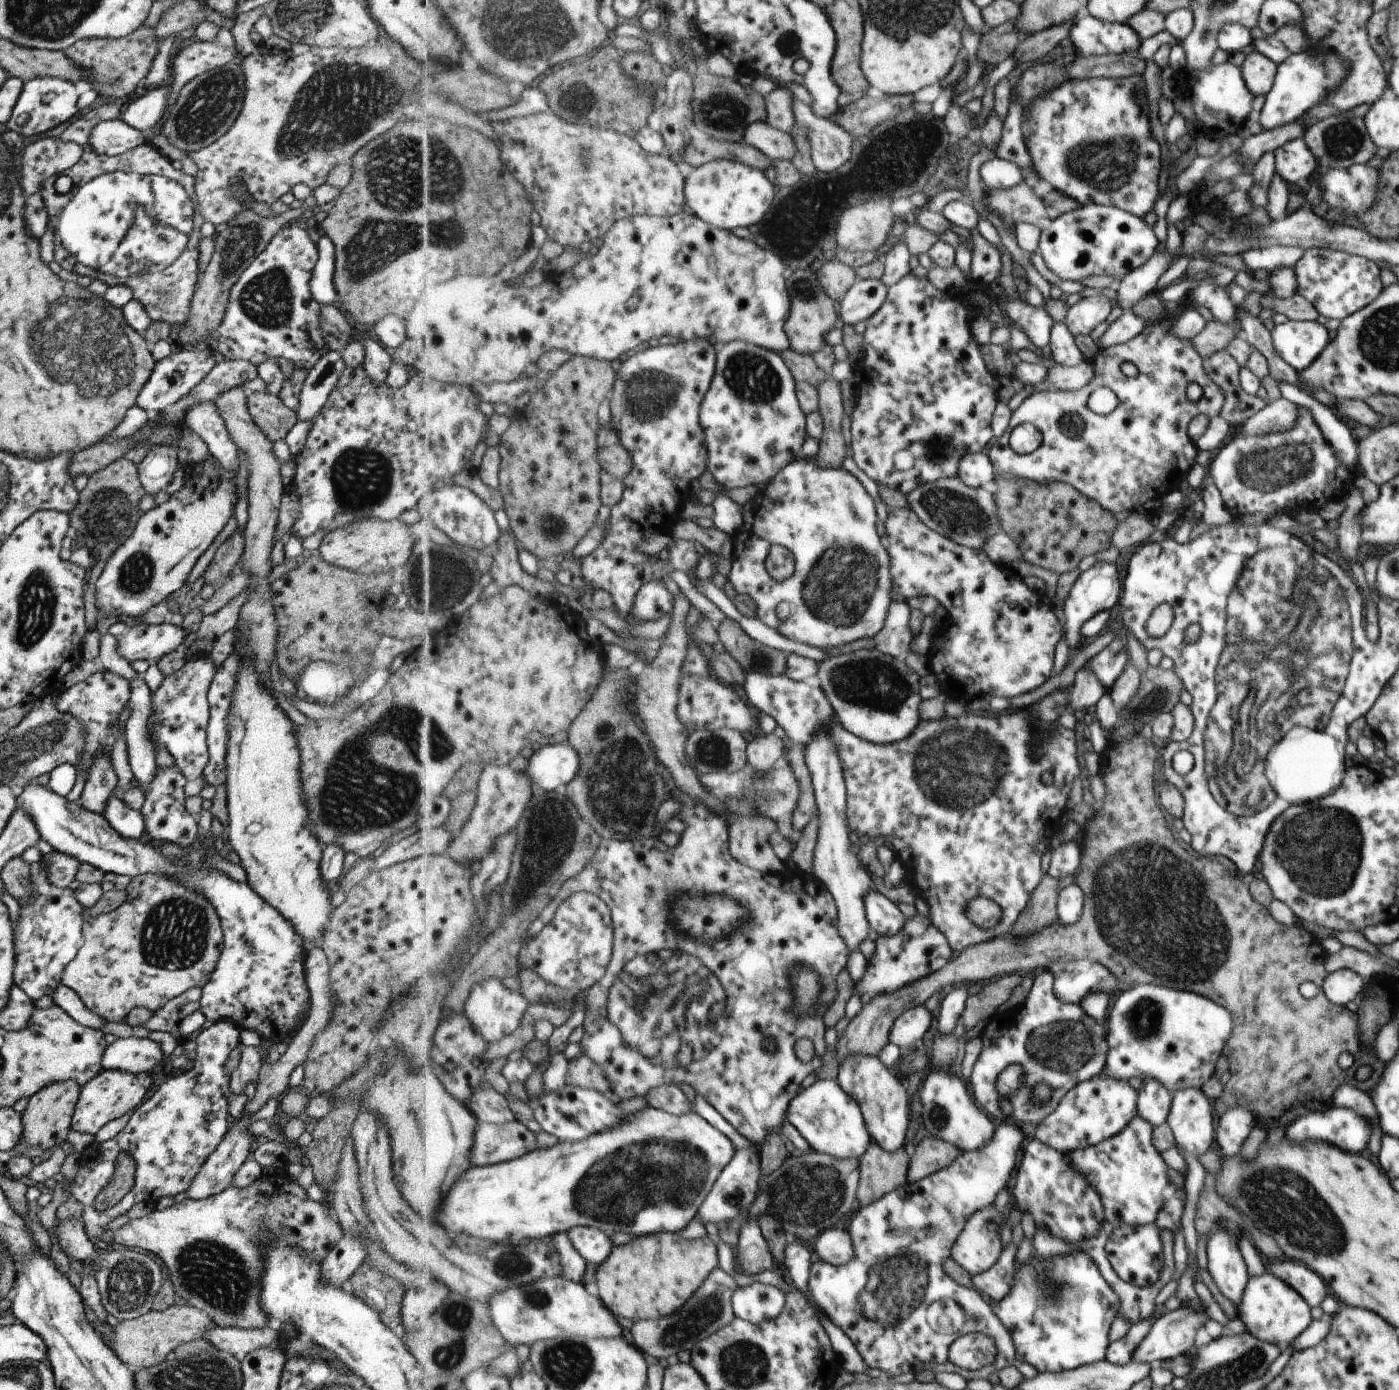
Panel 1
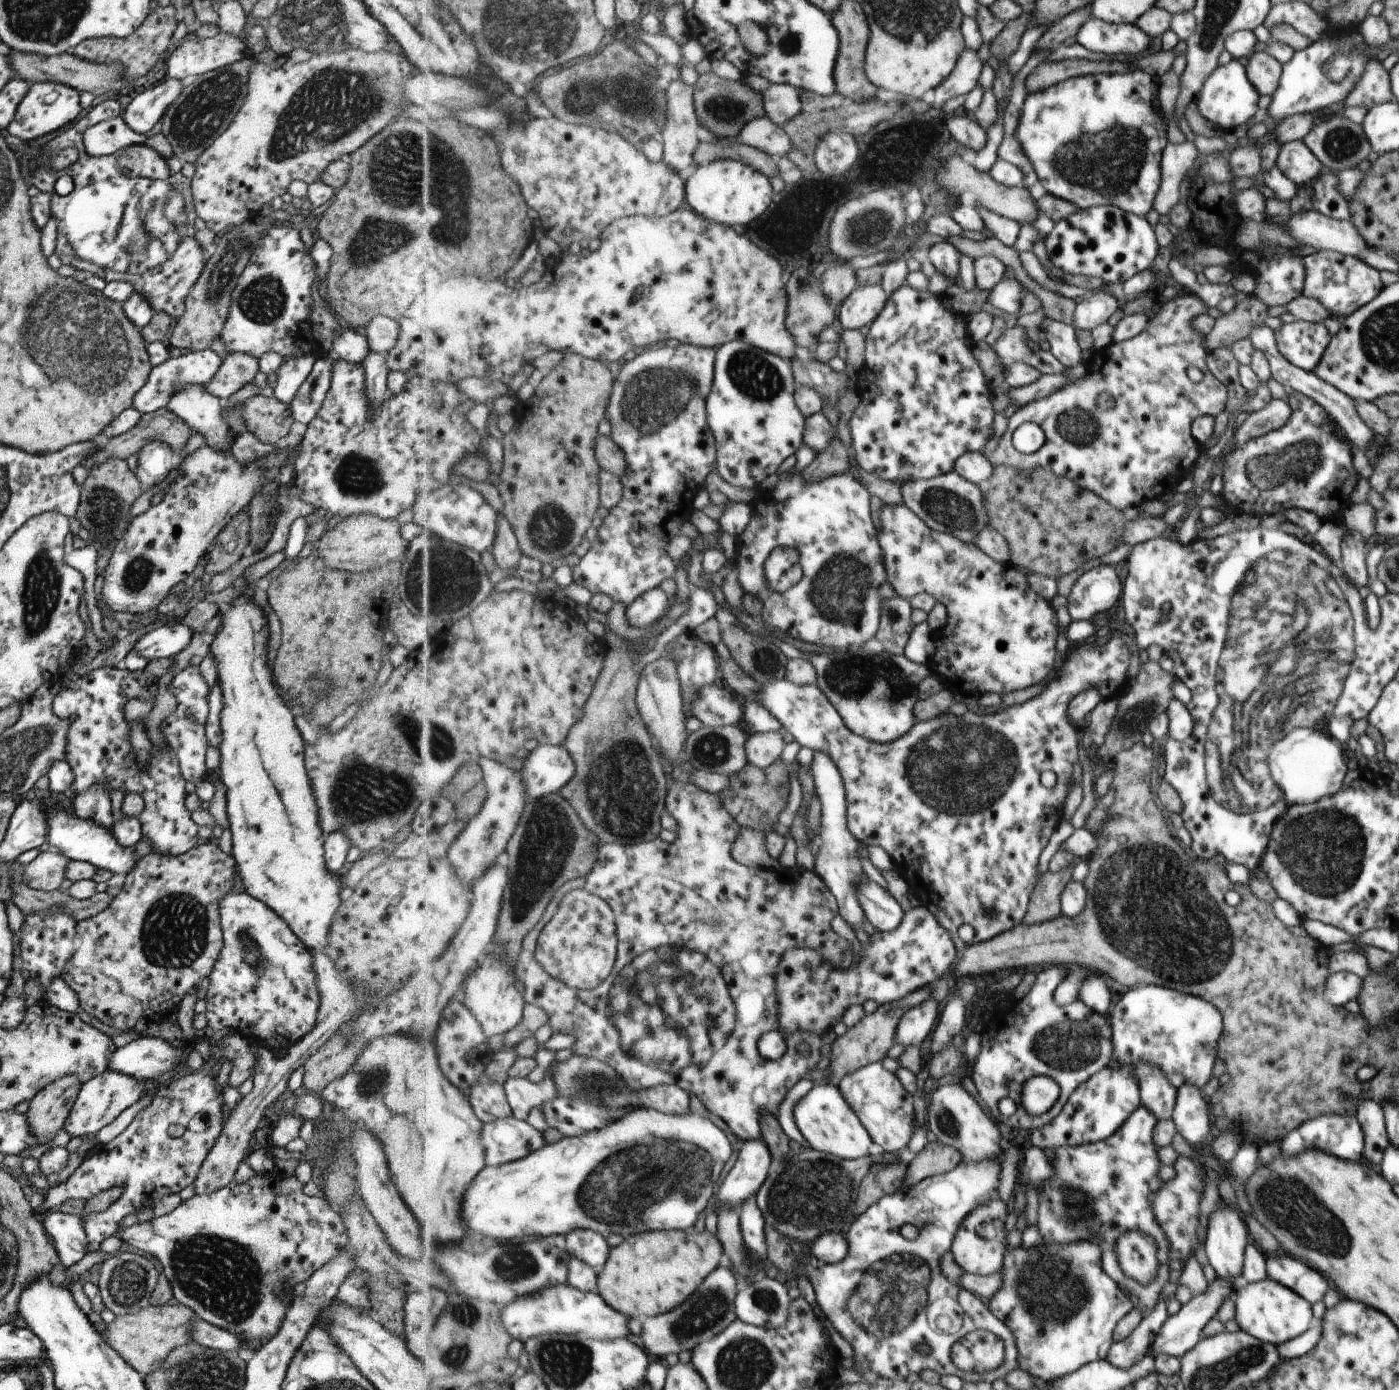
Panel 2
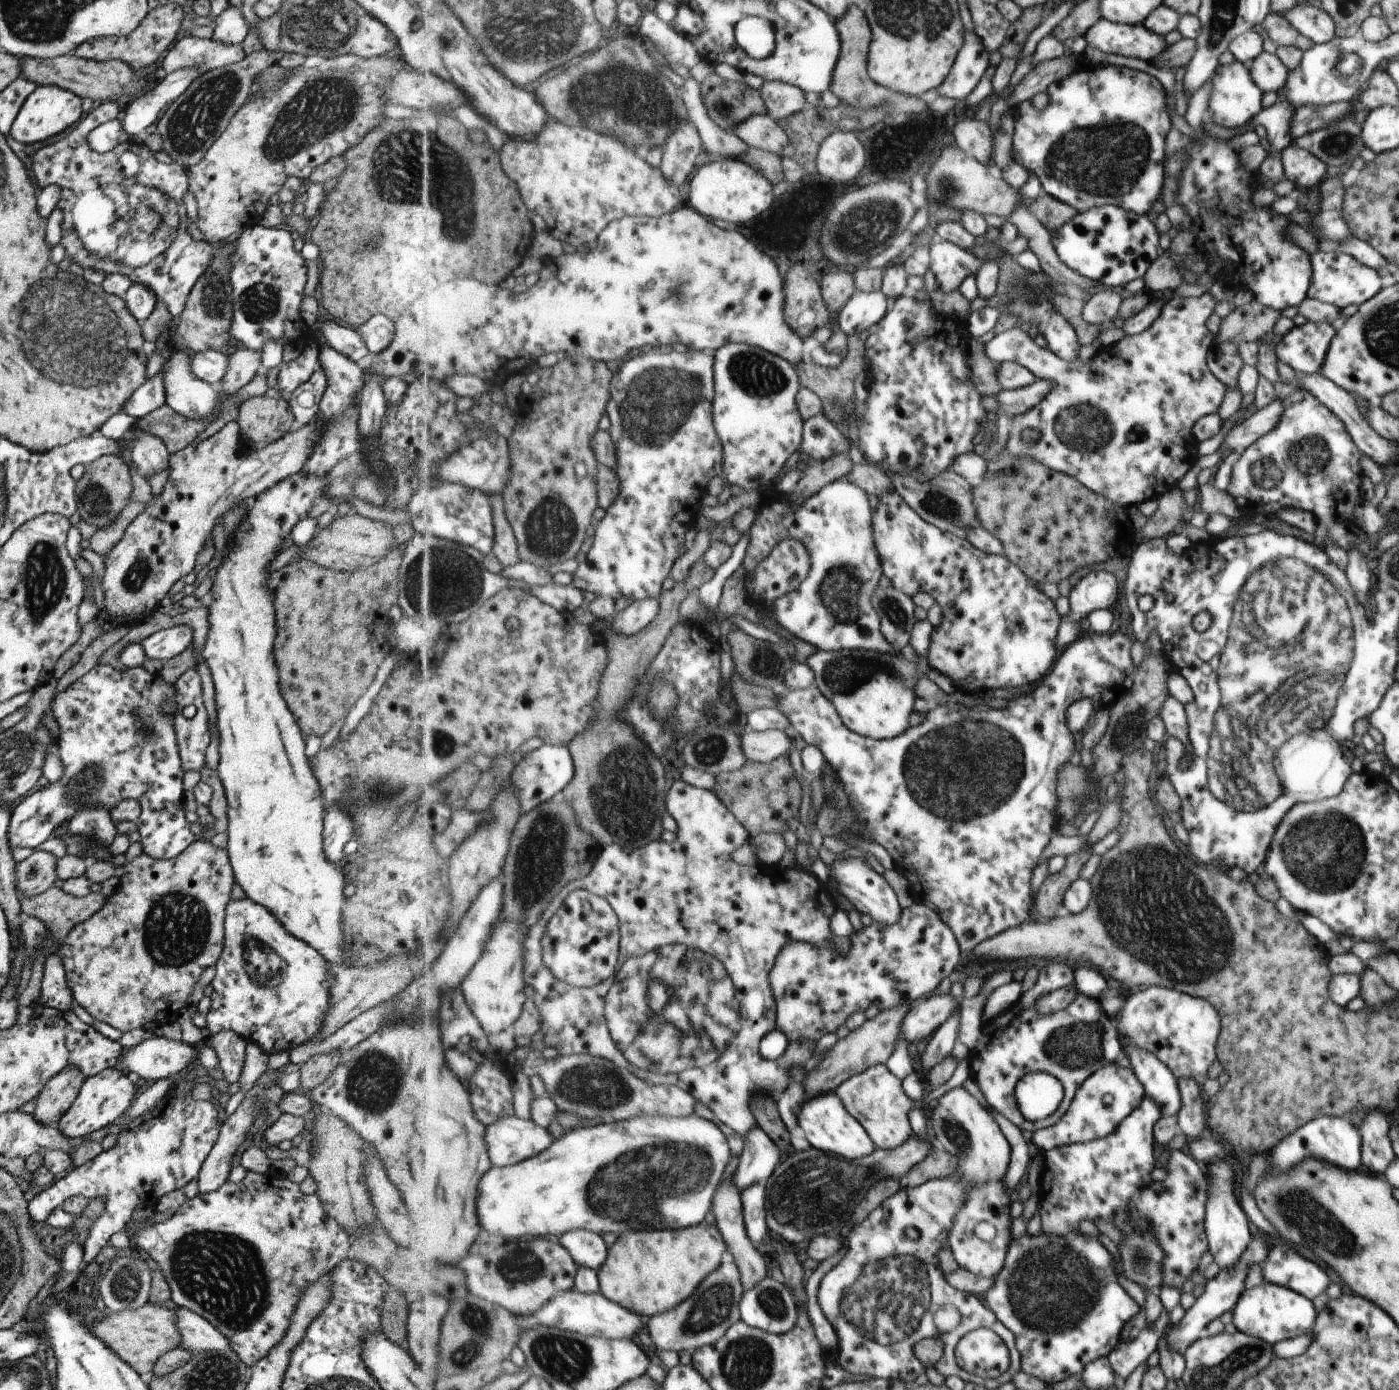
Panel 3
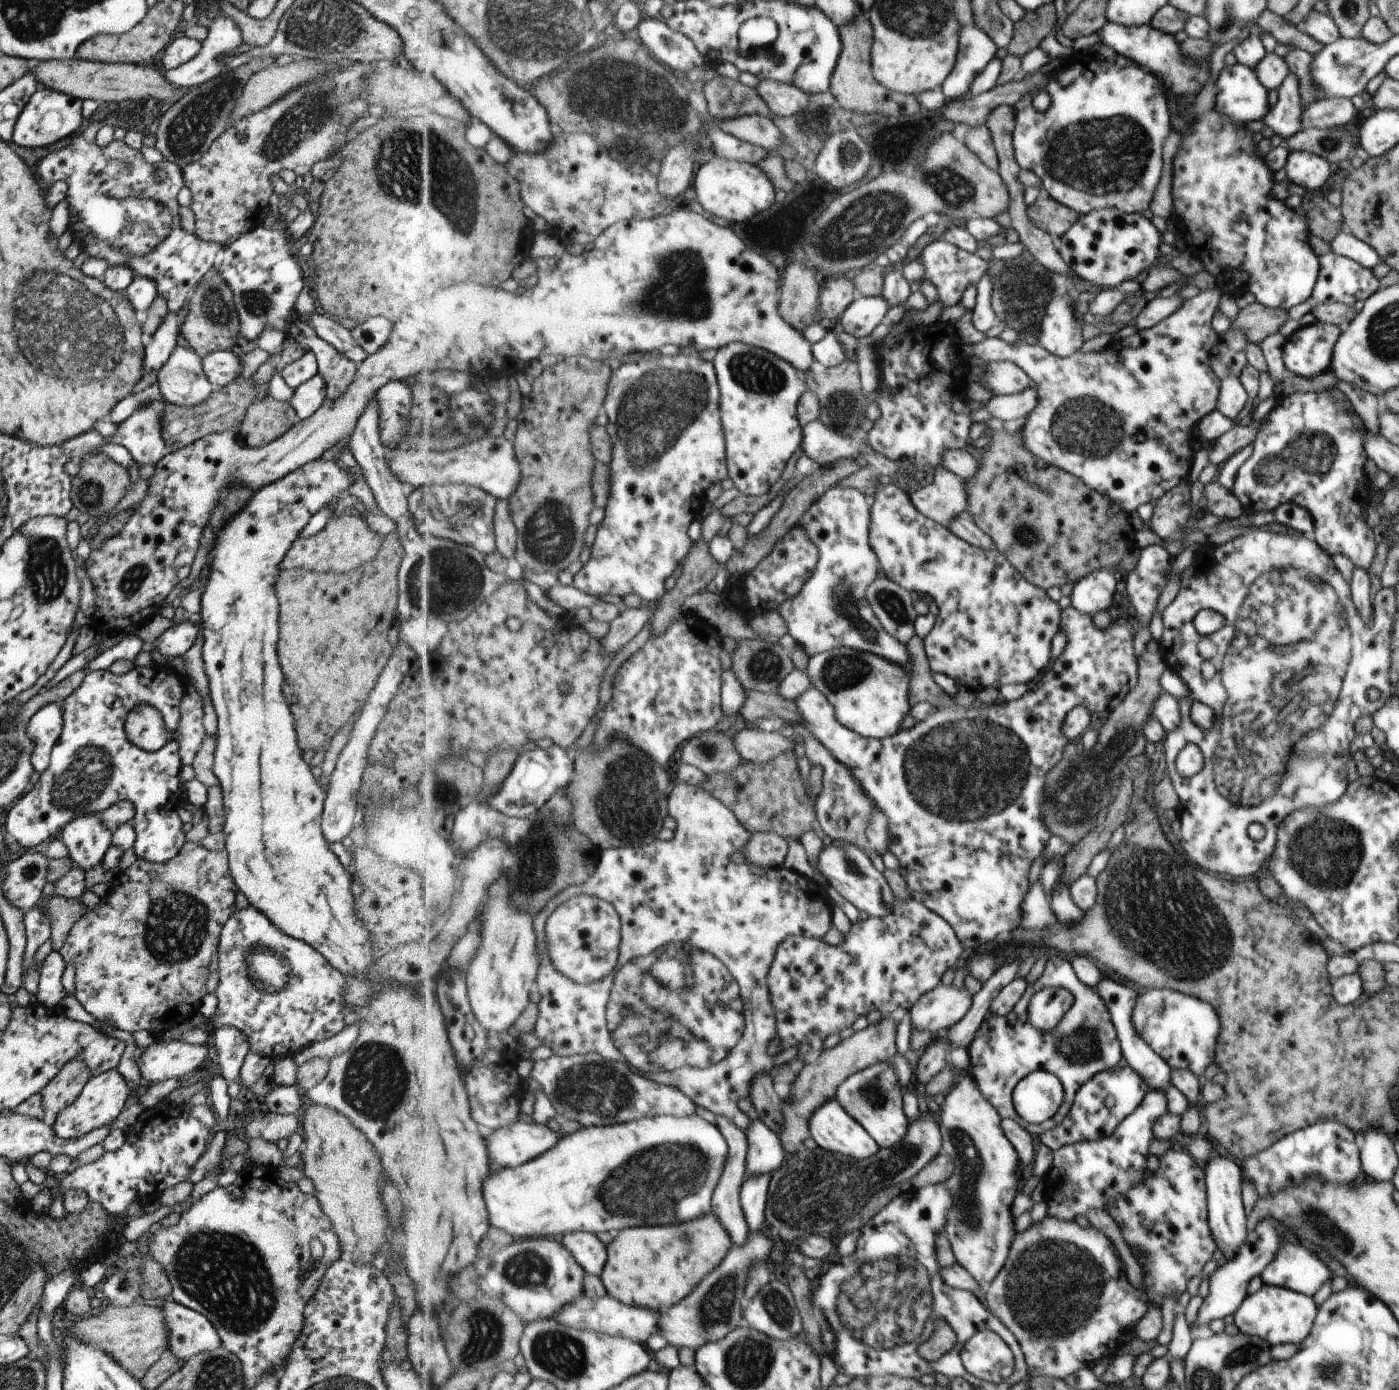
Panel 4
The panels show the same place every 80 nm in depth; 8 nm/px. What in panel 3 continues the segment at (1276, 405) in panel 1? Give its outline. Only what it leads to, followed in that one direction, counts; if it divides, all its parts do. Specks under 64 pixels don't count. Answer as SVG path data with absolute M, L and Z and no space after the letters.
M1279 400L1272 401L1268 406L1260 410L1252 410L1246 418L1226 434L1219 449L1211 455L1199 455L1198 462L1195 462L1194 470L1186 472L1182 477L1182 482L1178 487L1186 492L1188 489L1195 489L1197 486L1197 476L1202 469L1214 468L1223 452L1235 452L1247 449L1257 438L1269 433L1276 425L1285 407Z

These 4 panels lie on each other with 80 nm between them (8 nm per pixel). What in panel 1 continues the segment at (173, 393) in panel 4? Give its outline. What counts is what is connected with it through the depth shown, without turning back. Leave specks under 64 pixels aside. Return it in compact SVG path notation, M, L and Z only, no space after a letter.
M198 401L185 410L184 423L206 443L212 457L226 470L238 472L237 446L214 401Z

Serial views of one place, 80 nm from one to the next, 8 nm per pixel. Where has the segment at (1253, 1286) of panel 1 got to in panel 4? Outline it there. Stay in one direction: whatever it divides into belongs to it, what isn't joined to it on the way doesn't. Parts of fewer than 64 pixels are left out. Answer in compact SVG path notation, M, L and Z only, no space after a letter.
M1272 1285L1263 1287L1254 1294L1247 1295L1233 1314L1233 1323L1240 1333L1266 1340L1272 1346L1282 1343L1300 1344L1312 1330L1319 1307L1314 1297Z

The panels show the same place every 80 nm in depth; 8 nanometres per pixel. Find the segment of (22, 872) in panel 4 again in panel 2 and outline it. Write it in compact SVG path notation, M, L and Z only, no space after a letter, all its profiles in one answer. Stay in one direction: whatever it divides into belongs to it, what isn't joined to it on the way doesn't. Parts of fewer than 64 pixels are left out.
M43 852L32 862L23 866L23 879L33 889L41 891L51 891L60 888L64 880L64 869L67 859L62 853Z

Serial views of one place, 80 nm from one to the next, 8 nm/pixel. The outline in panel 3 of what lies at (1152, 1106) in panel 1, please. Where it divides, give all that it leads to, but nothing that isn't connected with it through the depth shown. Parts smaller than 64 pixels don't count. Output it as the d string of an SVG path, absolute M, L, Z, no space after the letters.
M1128 1045L1124 1051L1144 1087L1145 1096L1152 1097L1161 1106L1164 1117L1176 1115L1181 1107L1181 1094L1173 1072L1148 1050Z

